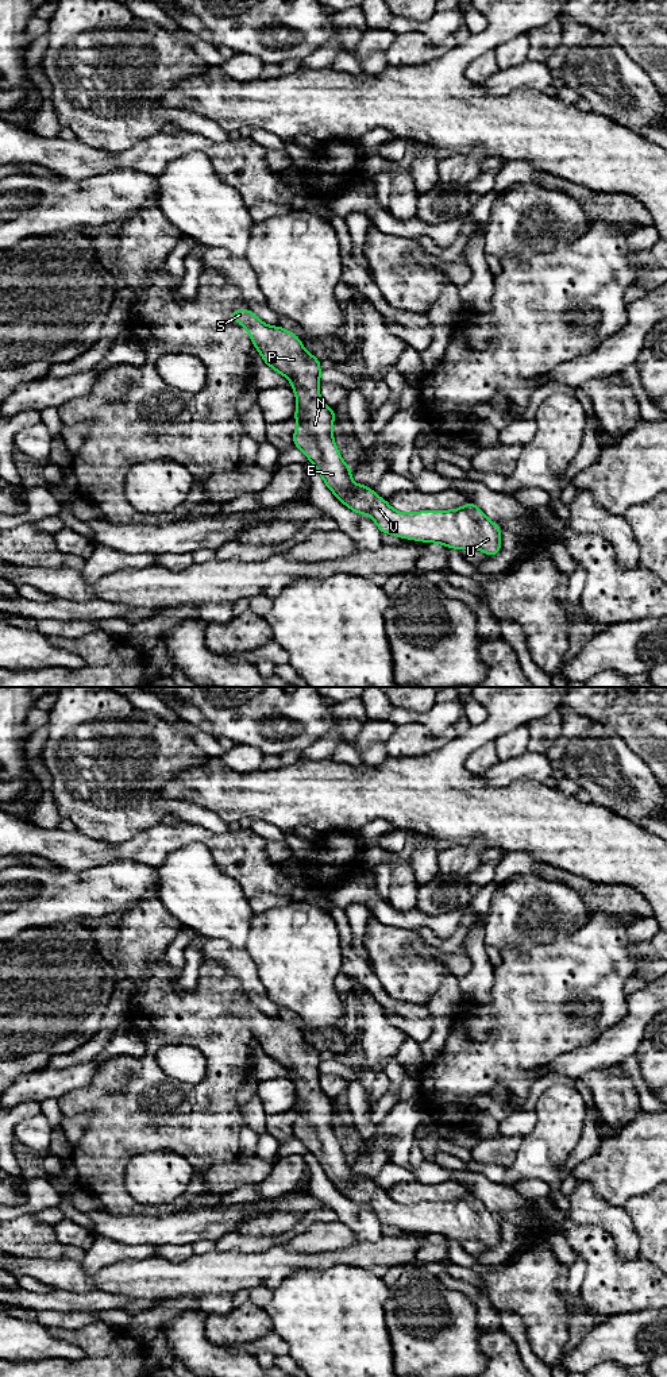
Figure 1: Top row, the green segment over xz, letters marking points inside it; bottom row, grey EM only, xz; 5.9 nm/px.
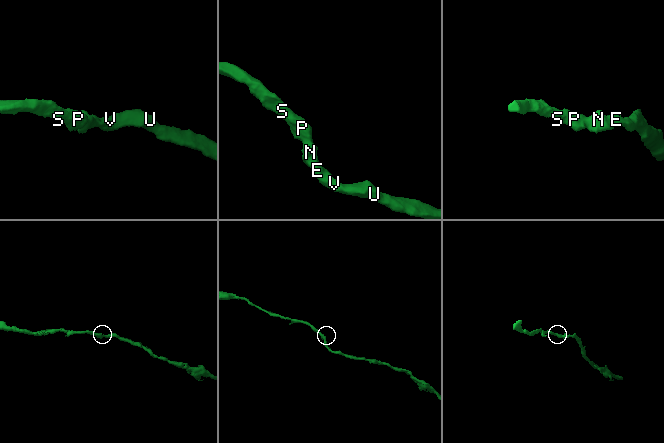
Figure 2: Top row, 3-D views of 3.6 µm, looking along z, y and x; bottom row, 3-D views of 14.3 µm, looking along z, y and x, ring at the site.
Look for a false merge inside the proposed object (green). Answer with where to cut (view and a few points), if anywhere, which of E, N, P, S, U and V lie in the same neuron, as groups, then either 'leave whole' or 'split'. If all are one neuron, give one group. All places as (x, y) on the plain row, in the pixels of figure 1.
no cut | E N P S U V | leave whole

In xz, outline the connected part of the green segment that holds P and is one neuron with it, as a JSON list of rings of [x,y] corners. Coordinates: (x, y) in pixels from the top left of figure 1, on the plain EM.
[[[235,1000],[230,1008],[250,1025],[265,1054],[292,1073],[297,1089],[297,1119],[293,1137],[319,1161],[323,1173],[347,1199],[369,1206],[378,1220],[401,1230],[440,1234],[459,1242],[475,1239],[487,1247],[501,1242],[501,1220],[473,1193],[455,1202],[401,1204],[389,1197],[373,1180],[355,1176],[334,1133],[336,1110],[319,1085],[320,1052],[309,1045],[298,1027],[282,1018],[262,1014],[250,1000]]]

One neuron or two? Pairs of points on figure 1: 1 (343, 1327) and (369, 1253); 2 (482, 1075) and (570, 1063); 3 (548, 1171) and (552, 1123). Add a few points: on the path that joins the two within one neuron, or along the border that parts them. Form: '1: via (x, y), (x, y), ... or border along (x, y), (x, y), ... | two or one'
1: border along (332, 1265), (361, 1266), (381, 1277) | two
2: border along (575, 1048), (550, 1064), (542, 1076) | two
3: via (548, 1158), (548, 1145), (552, 1136) | one

